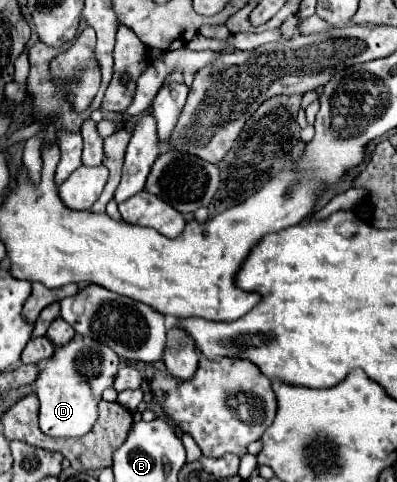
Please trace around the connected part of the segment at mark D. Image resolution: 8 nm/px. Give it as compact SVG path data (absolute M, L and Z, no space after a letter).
M75 335L67 345L59 347L51 359L41 367L35 381L39 397L39 425L51 437L83 437L97 421L97 403L101 393L113 385L119 369L119 357L103 343Z

